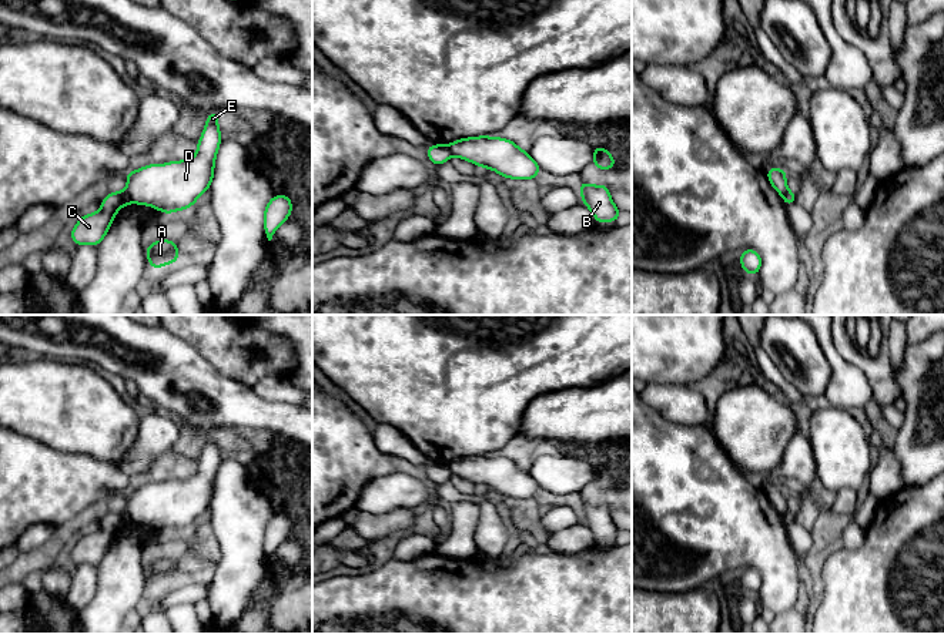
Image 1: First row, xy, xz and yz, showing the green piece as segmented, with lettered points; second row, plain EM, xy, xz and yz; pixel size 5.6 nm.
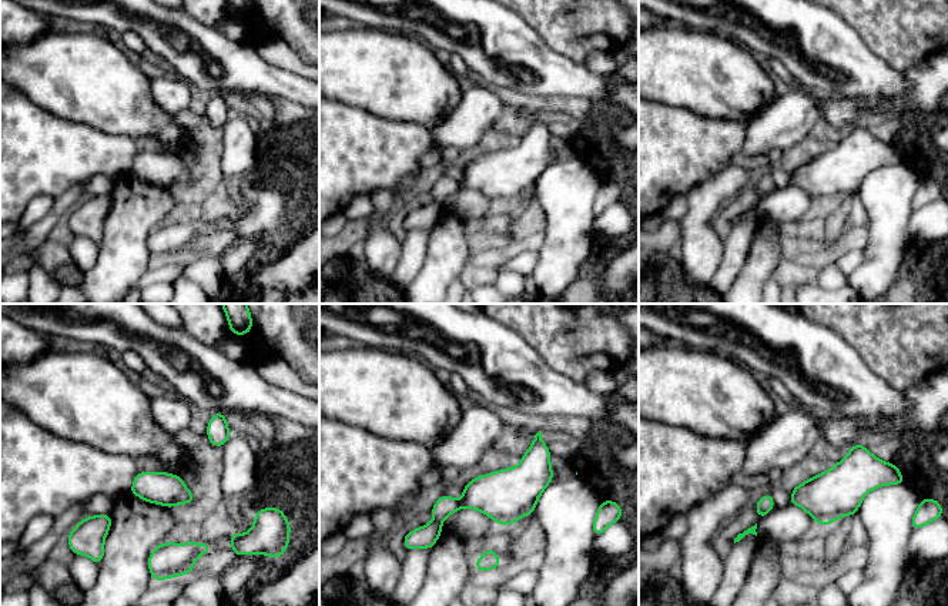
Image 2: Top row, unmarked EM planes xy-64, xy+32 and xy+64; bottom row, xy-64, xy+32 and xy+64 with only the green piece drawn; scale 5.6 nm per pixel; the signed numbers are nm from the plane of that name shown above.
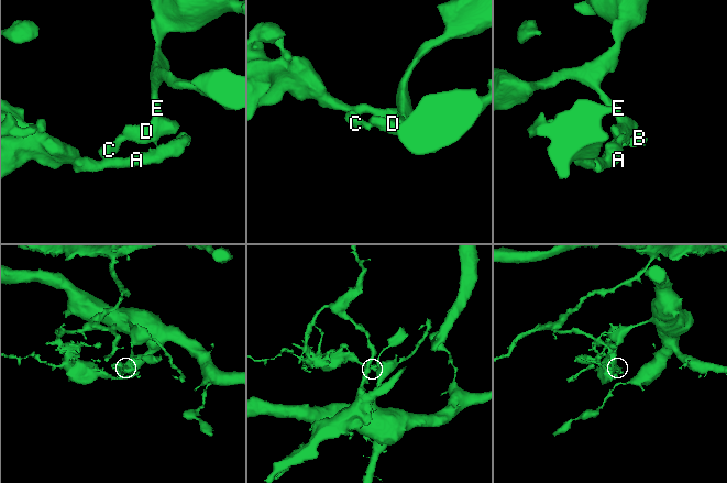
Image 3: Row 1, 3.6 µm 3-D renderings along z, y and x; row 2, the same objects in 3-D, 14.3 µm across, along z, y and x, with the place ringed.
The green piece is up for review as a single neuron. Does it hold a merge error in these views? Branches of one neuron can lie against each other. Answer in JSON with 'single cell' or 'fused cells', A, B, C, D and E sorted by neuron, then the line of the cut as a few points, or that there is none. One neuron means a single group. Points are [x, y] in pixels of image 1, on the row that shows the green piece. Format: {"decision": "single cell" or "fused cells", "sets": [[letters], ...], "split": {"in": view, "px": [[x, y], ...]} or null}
{"decision": "fused cells", "sets": [["A", "B", "C"], ["D", "E"]], "split": {"in": "xy", "px": [[126, 190], [133, 201]]}}

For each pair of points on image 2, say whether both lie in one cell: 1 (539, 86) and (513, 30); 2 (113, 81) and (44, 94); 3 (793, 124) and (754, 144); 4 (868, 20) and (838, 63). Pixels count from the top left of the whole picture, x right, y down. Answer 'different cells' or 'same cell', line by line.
1: same cell
2: same cell
3: same cell
4: different cells

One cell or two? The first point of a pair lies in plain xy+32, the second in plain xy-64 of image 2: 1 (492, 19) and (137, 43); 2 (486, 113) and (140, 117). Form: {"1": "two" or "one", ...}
{"1": "two", "2": "two"}

